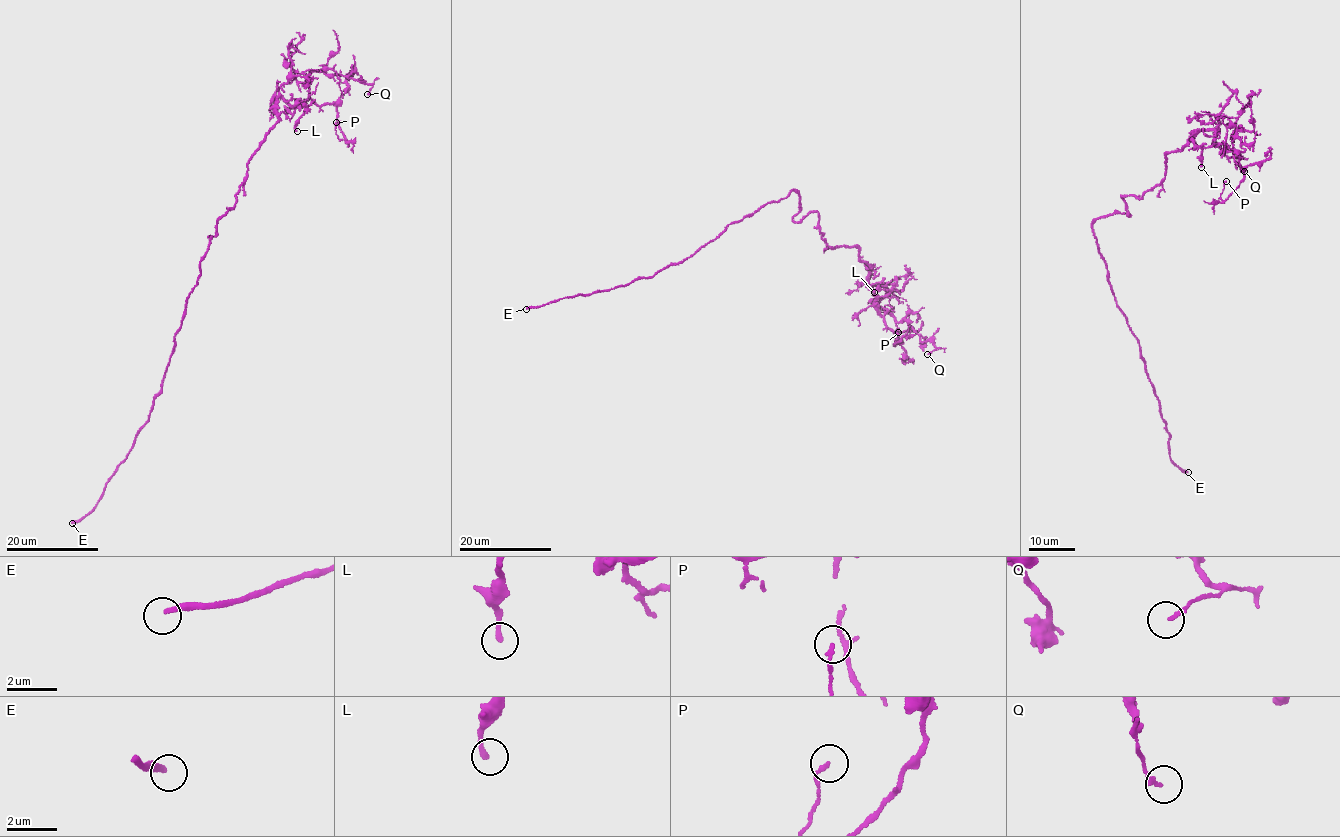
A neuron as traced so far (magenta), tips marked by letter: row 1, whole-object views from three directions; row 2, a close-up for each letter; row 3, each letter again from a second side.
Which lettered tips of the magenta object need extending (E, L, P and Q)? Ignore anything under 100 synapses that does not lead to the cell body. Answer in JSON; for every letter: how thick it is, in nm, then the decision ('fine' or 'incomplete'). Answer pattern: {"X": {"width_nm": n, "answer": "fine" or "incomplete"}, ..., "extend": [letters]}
{"E": {"width_nm": 240, "answer": "incomplete"}, "L": {"width_nm": 200, "answer": "fine"}, "P": {"width_nm": 150, "answer": "fine"}, "Q": {"width_nm": 160, "answer": "fine"}, "extend": ["E"]}

